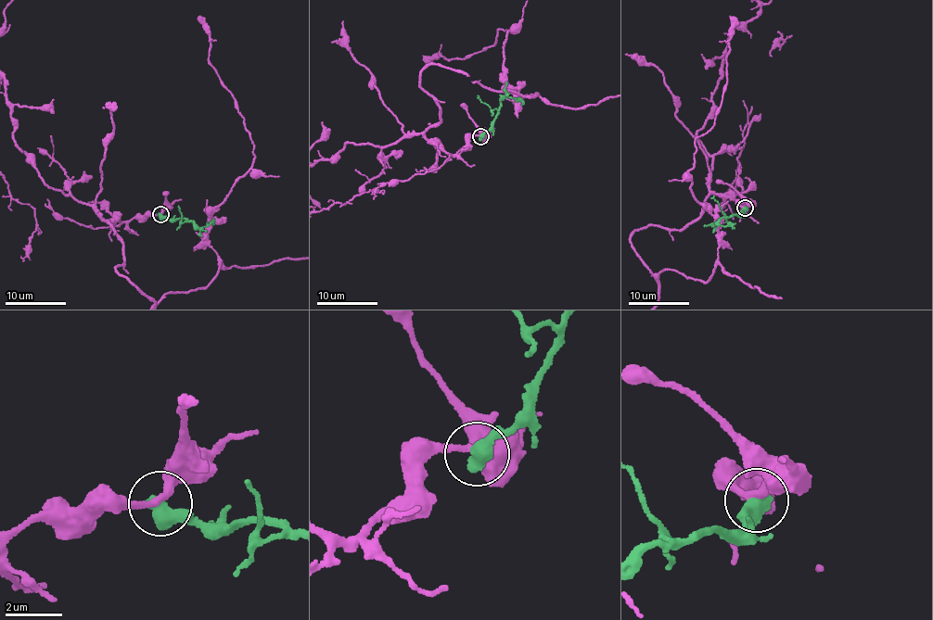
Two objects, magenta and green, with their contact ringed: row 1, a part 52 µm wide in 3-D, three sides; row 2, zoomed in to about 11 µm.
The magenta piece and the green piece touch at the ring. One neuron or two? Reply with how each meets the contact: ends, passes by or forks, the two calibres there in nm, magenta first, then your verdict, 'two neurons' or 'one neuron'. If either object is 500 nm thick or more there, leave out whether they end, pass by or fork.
calibres 280 and 650 nm; two neurons

